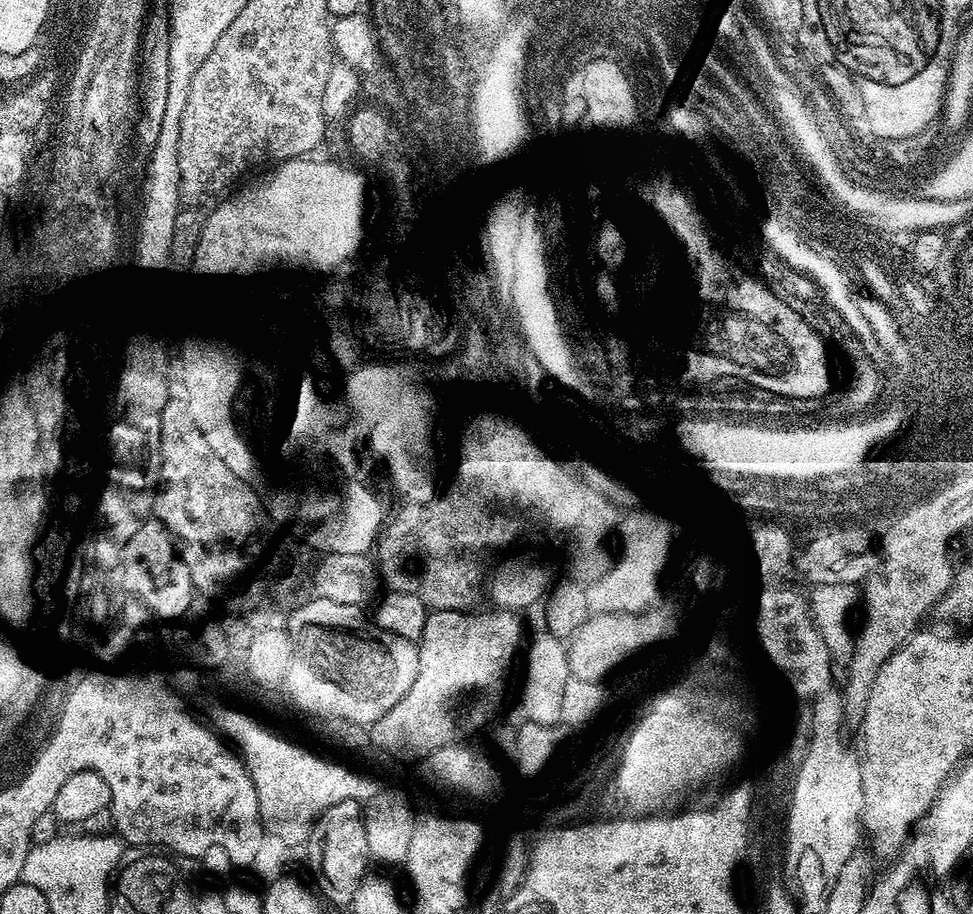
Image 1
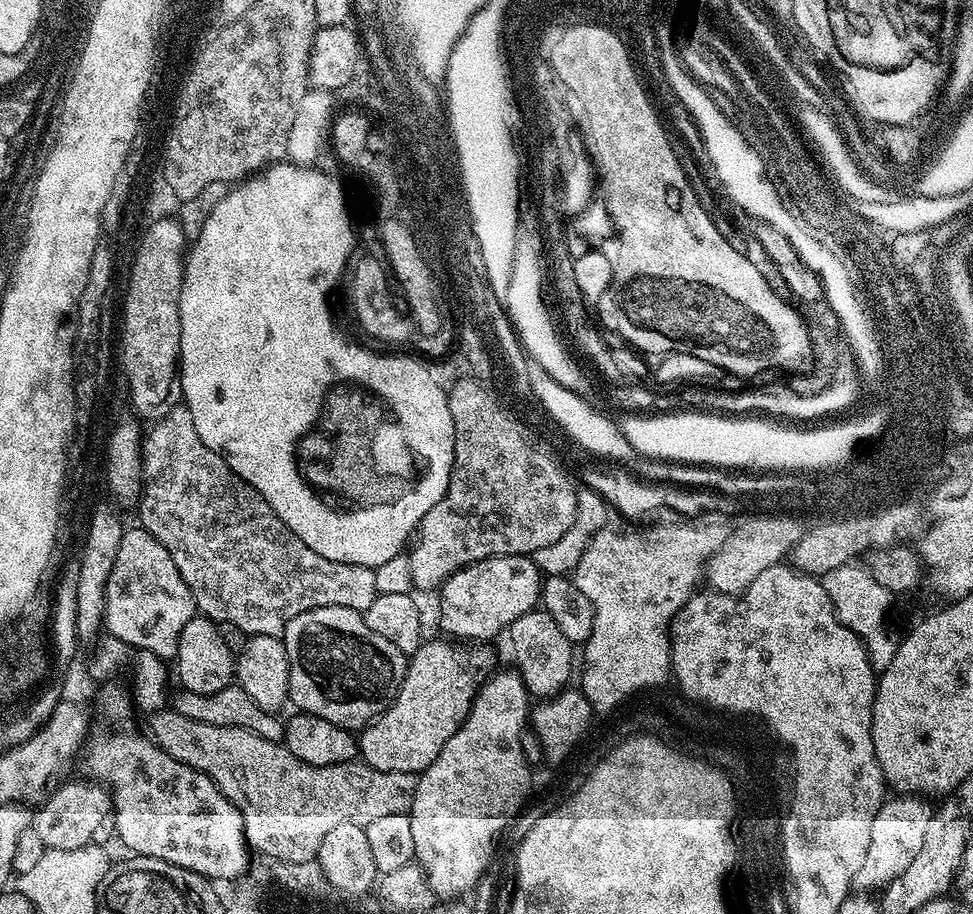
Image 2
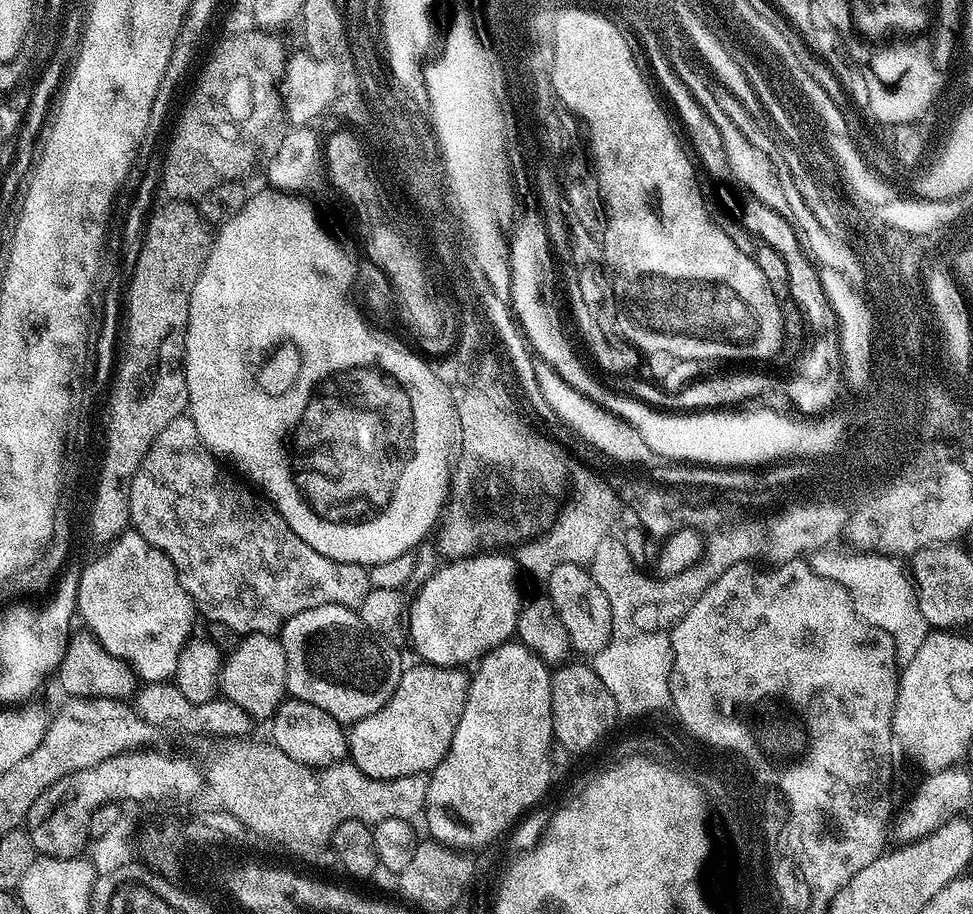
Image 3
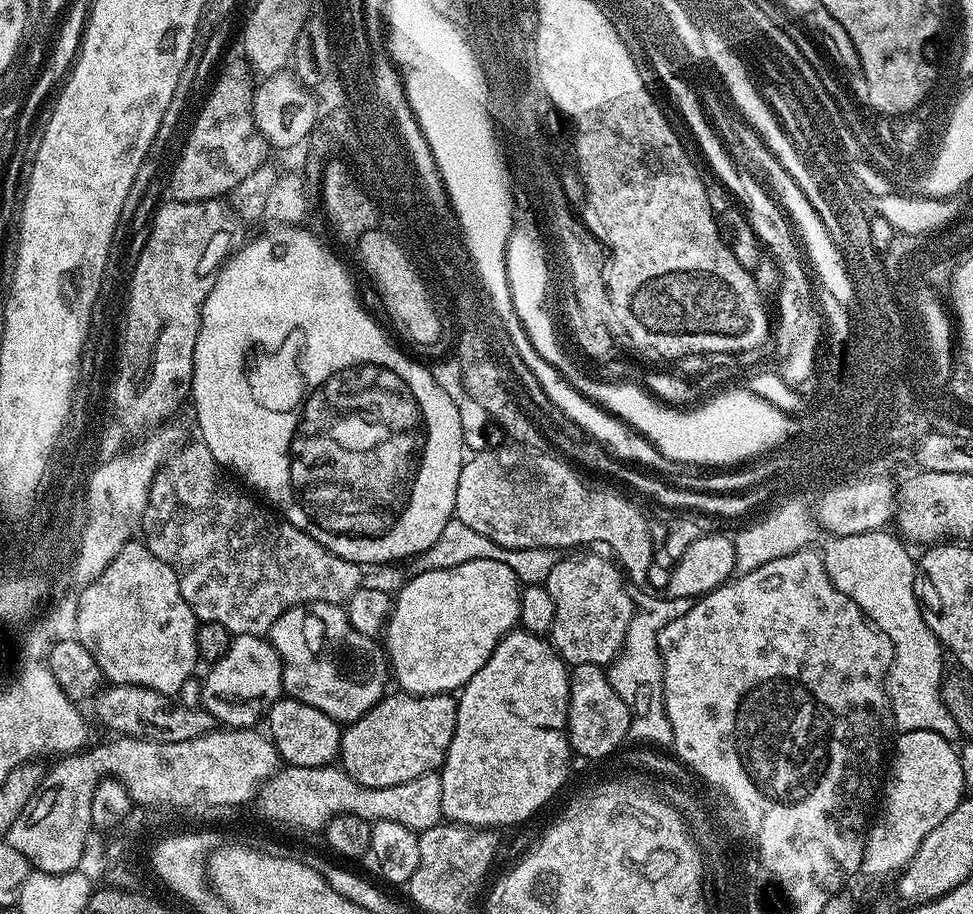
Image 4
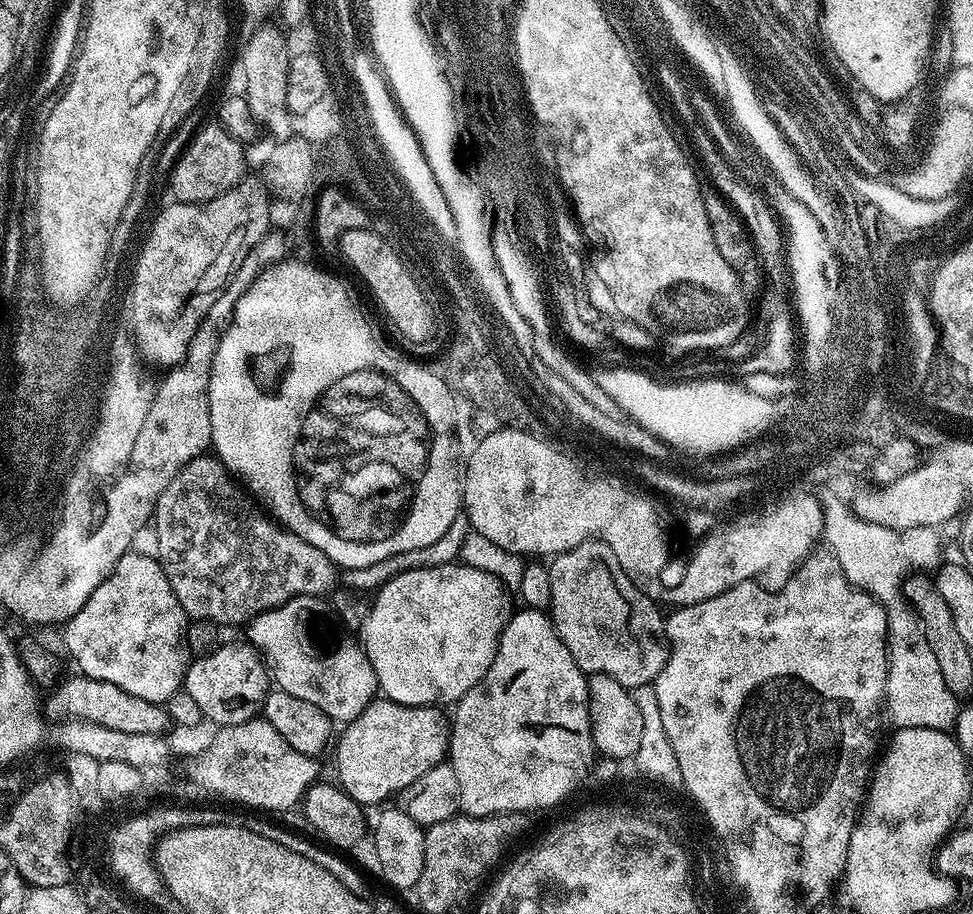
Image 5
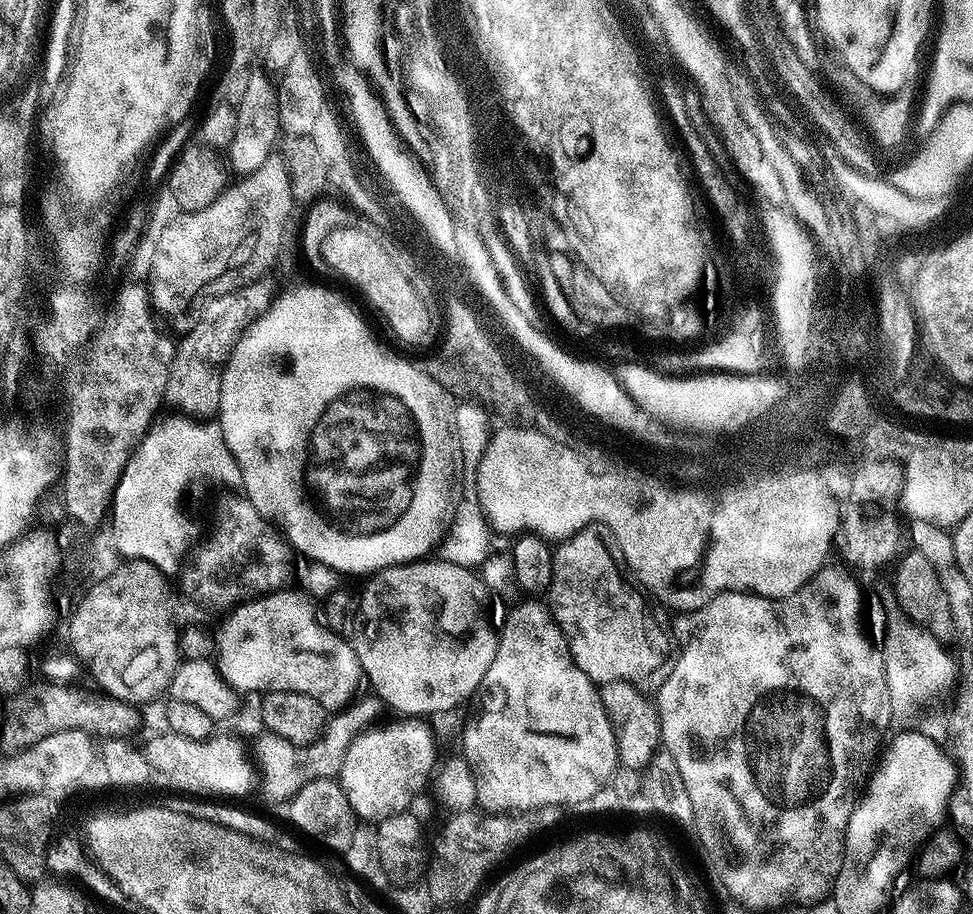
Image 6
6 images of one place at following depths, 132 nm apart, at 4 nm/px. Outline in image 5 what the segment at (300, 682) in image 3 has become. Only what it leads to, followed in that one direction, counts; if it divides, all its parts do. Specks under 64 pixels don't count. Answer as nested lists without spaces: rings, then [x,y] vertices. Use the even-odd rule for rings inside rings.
[[[294,596],[282,606],[261,612],[247,625],[247,643],[260,653],[275,687],[286,694],[294,694],[305,702],[314,702],[318,710],[322,710],[334,722],[351,722],[359,718],[362,710],[378,696],[378,685],[374,666],[370,666],[370,658],[366,658],[363,647],[355,639],[348,636],[336,637],[332,628],[327,628],[318,621],[329,615],[330,608],[318,596]]]

